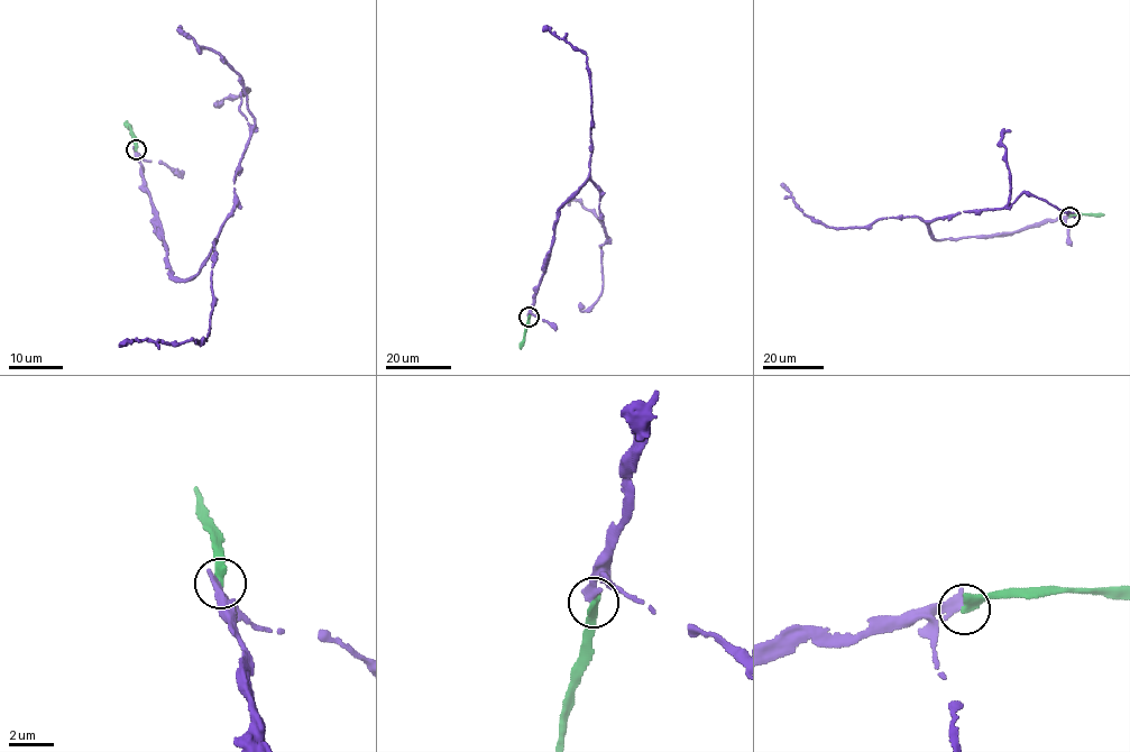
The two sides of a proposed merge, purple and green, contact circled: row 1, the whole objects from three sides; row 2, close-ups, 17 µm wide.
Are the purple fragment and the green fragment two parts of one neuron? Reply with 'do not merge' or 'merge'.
do not merge

